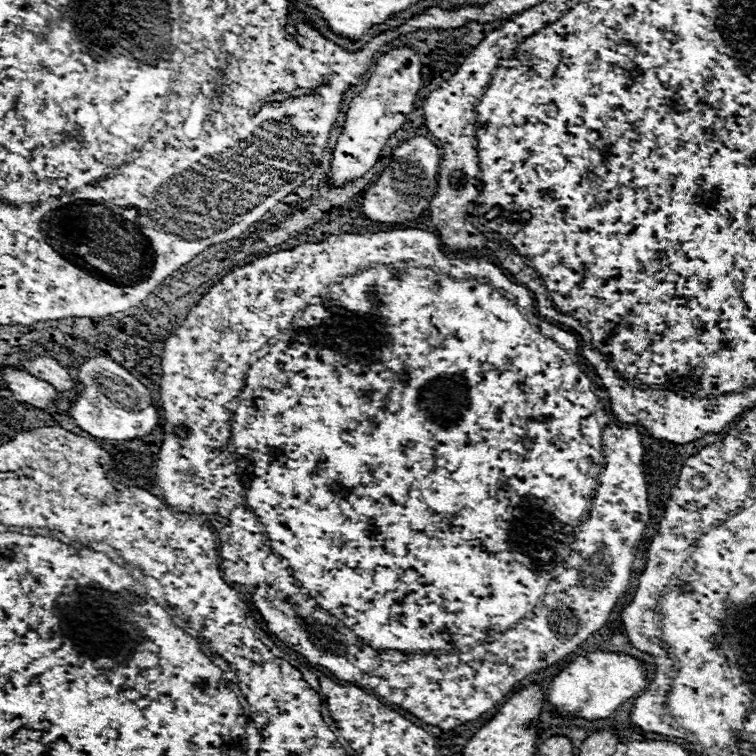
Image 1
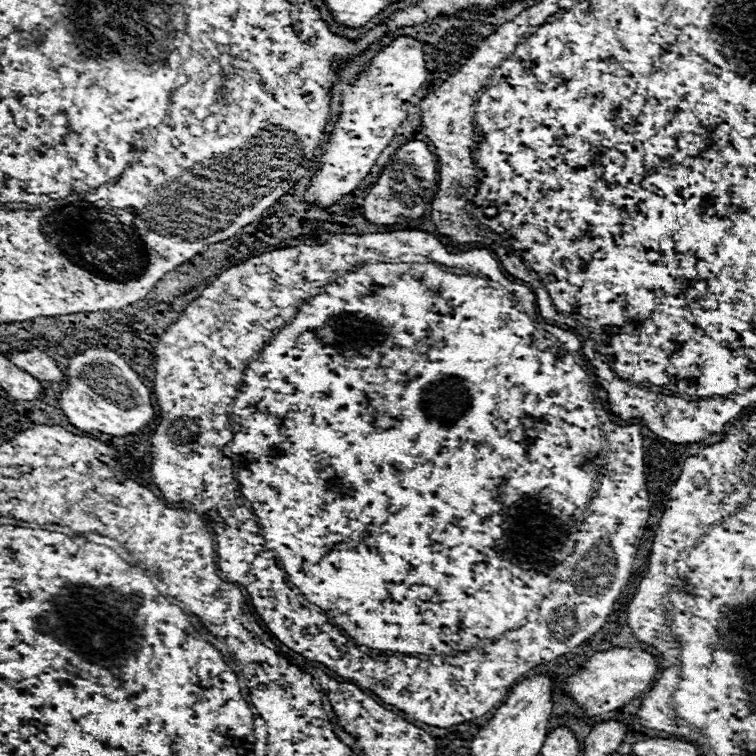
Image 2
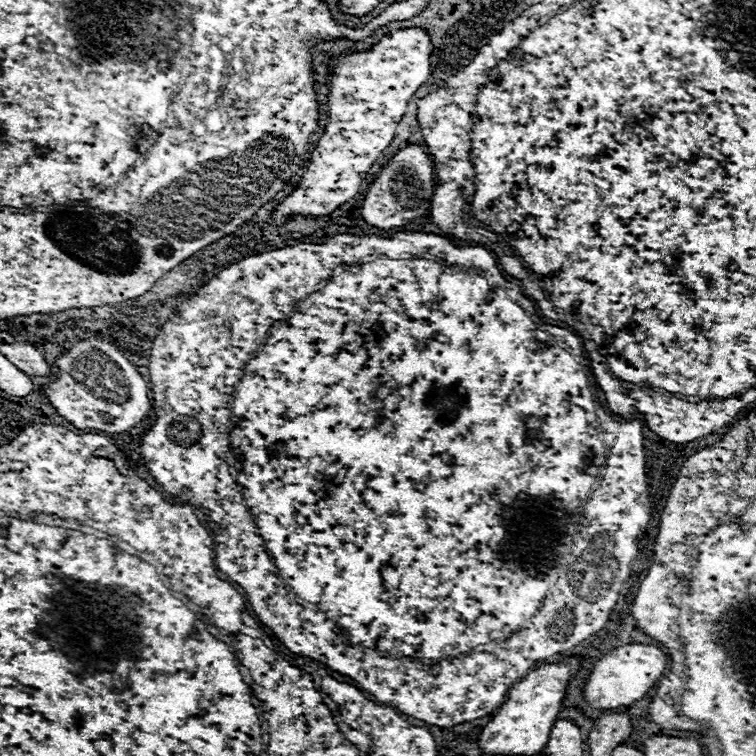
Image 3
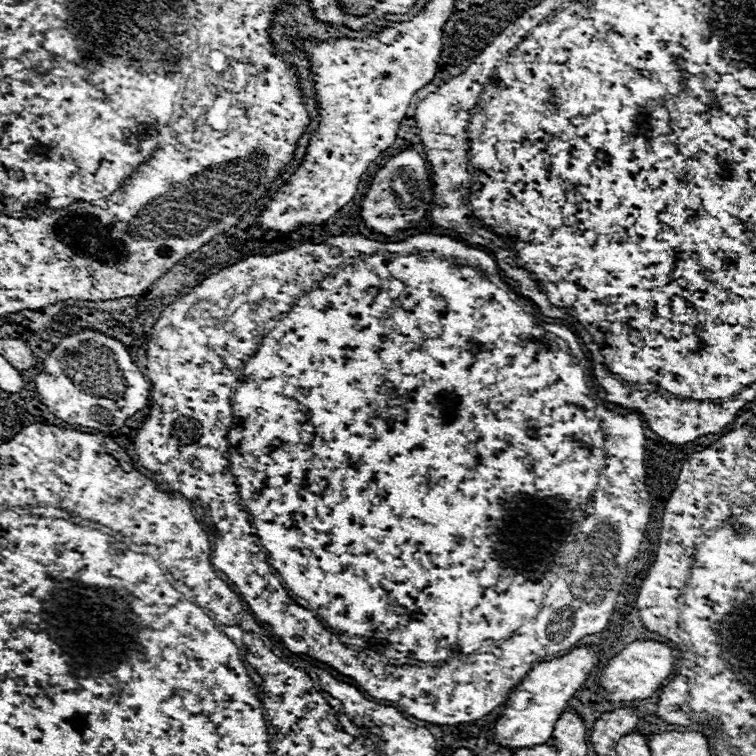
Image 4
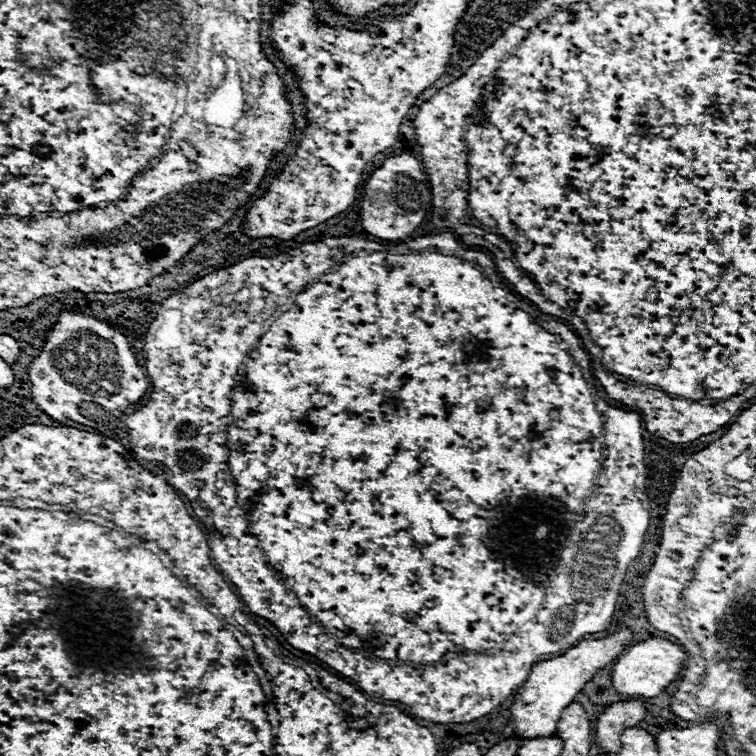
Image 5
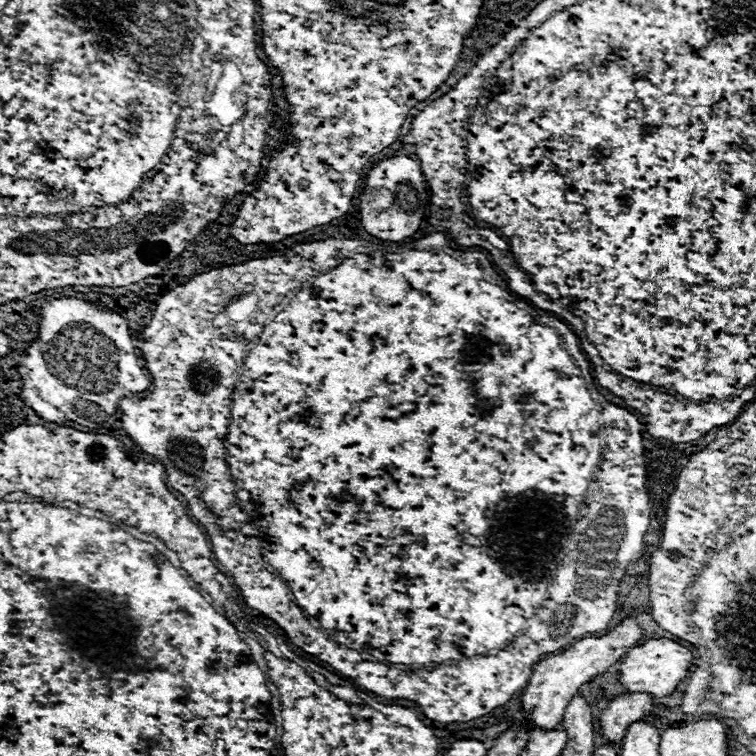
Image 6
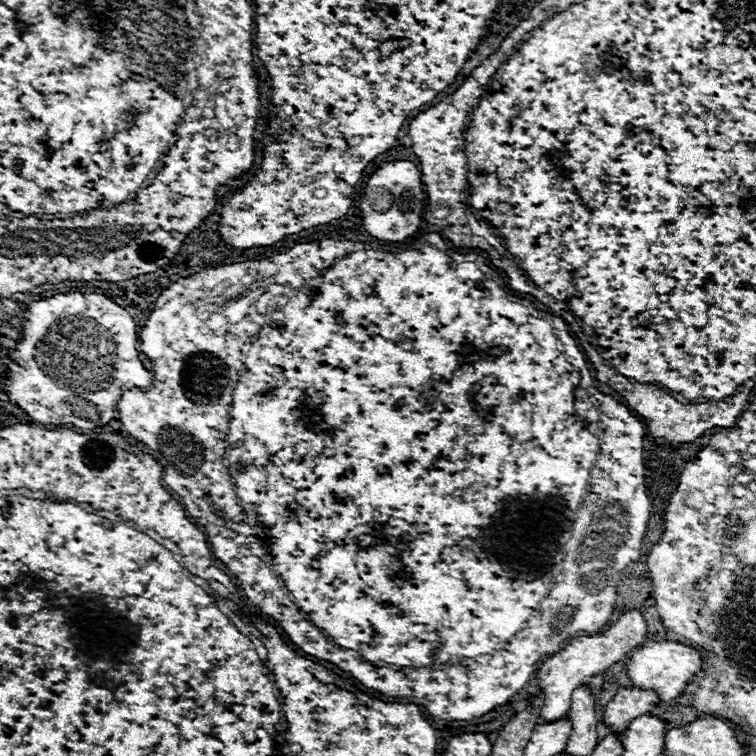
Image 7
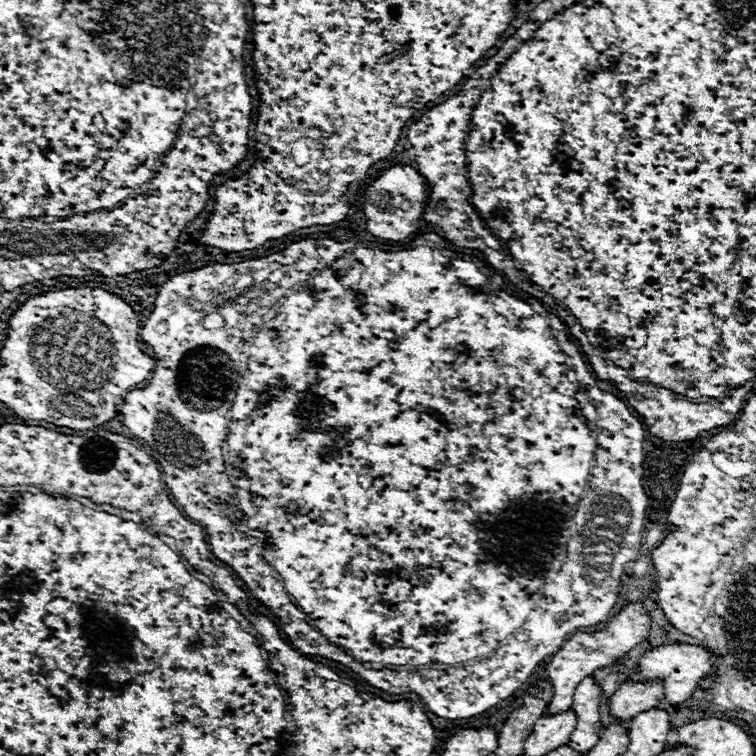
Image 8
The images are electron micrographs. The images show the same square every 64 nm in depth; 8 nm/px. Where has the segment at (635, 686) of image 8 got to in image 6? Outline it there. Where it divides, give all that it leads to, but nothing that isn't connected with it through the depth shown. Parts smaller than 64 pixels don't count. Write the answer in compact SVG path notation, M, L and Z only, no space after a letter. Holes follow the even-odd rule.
M642 692L622 694L614 698L600 716L600 730L606 742L620 744L626 728L632 722L642 720L652 710L652 696Z

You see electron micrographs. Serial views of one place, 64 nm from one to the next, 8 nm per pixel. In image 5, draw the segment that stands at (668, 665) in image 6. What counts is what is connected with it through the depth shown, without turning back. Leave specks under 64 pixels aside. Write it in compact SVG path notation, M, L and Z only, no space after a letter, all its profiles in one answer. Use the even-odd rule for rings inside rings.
M648 638L628 646L626 652L614 660L610 684L618 694L628 698L634 698L634 696L654 698L678 676L684 660L686 660L686 654L680 646L662 638Z

